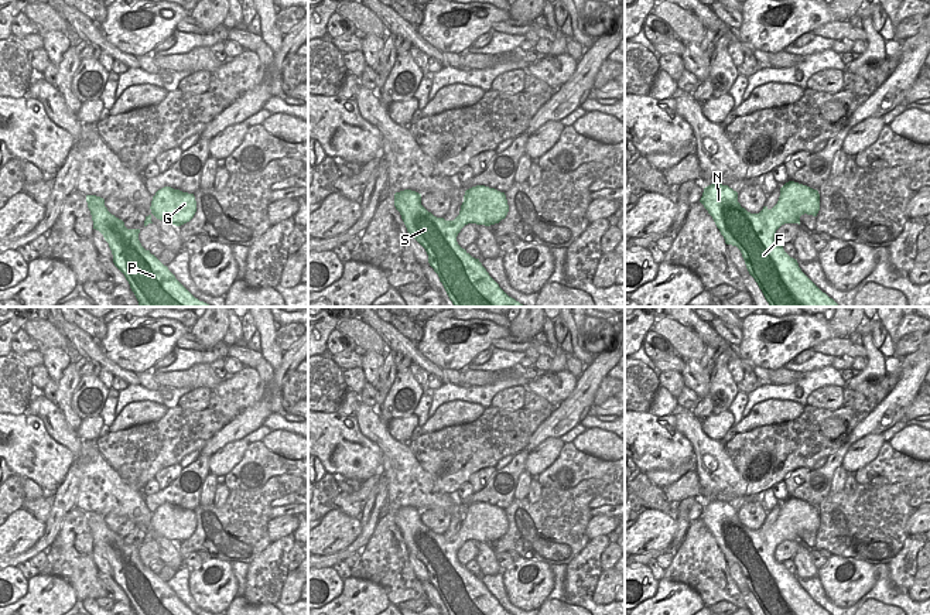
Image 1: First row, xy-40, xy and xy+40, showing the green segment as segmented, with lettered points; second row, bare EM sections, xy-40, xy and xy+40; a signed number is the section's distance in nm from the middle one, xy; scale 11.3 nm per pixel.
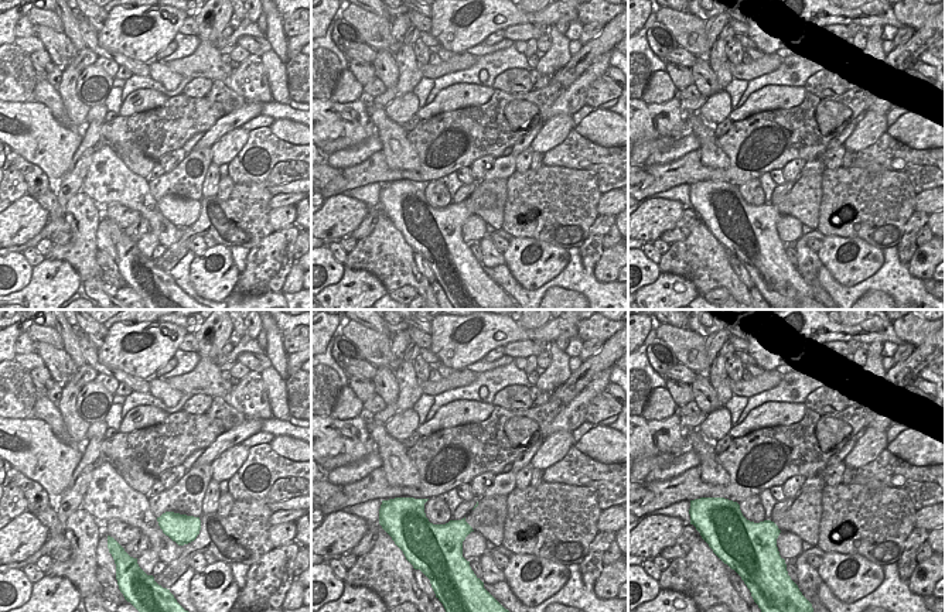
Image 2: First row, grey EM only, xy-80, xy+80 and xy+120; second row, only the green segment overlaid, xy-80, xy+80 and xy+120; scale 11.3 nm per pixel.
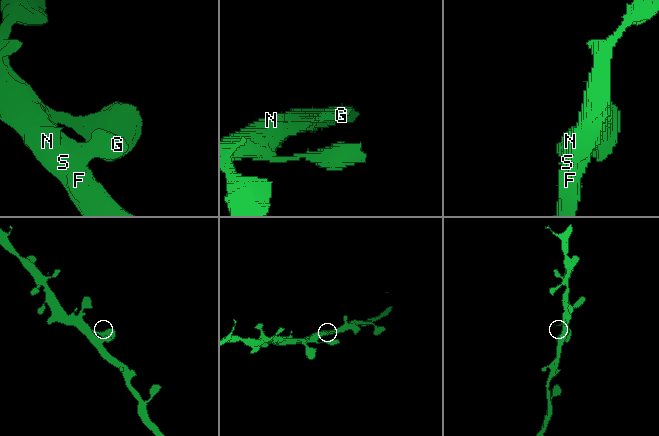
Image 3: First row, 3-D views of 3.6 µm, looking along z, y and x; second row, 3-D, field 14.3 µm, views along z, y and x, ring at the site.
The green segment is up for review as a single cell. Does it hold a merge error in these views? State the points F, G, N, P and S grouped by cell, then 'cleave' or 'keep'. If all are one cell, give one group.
F G N P S | keep

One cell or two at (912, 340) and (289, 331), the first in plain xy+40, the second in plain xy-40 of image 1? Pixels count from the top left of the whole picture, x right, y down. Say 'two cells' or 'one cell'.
one cell

